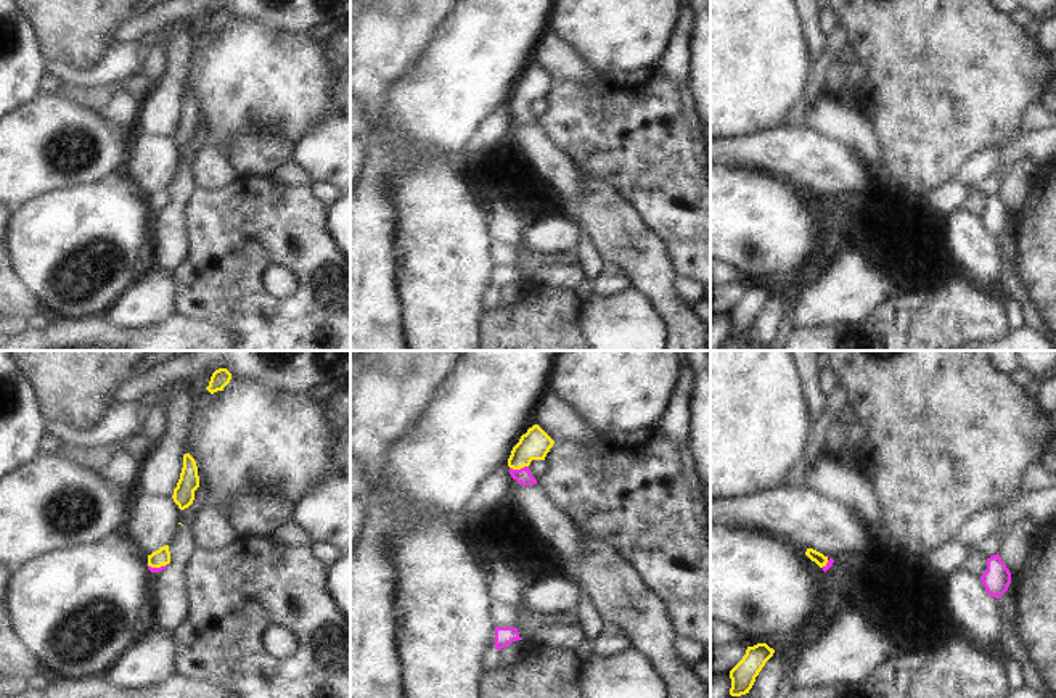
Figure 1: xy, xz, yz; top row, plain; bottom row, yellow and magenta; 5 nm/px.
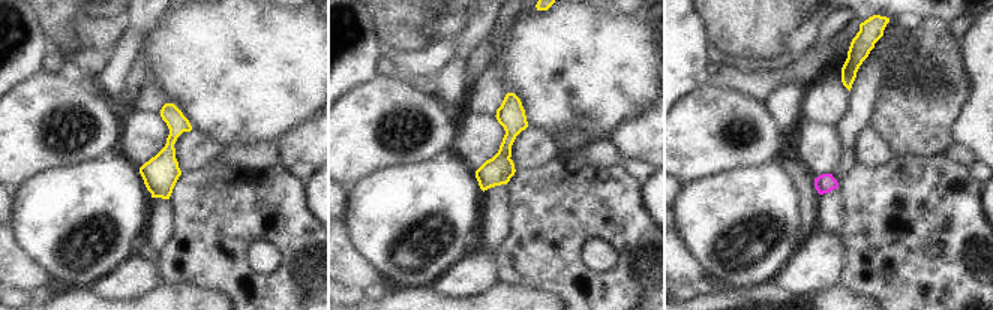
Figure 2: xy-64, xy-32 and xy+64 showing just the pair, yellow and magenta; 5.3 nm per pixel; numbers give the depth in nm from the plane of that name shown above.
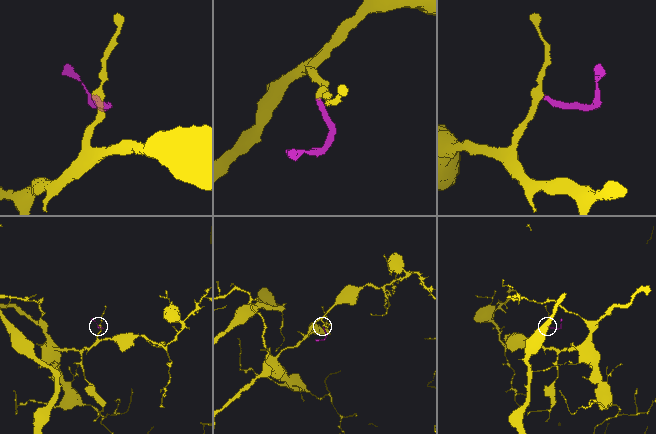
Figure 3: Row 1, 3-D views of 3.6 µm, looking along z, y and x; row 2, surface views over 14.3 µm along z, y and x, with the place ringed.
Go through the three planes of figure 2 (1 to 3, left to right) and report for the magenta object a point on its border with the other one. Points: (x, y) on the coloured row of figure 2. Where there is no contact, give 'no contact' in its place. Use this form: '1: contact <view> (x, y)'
1: no contact
2: no contact
3: no contact

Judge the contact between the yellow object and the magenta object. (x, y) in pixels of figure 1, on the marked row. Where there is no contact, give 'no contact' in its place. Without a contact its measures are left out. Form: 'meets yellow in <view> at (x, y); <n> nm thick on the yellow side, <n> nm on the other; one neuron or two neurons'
meets yellow in xz at (518, 468); 150 nm thick on the yellow side, 80 nm on the other; one neuron

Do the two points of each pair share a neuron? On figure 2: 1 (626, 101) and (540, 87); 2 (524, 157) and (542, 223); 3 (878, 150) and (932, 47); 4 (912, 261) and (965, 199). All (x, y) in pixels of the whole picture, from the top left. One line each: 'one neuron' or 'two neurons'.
1: one neuron
2: two neurons
3: two neurons
4: one neuron

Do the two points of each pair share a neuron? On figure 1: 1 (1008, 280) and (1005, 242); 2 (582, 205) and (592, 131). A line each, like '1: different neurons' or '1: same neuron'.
1: different neurons
2: different neurons

